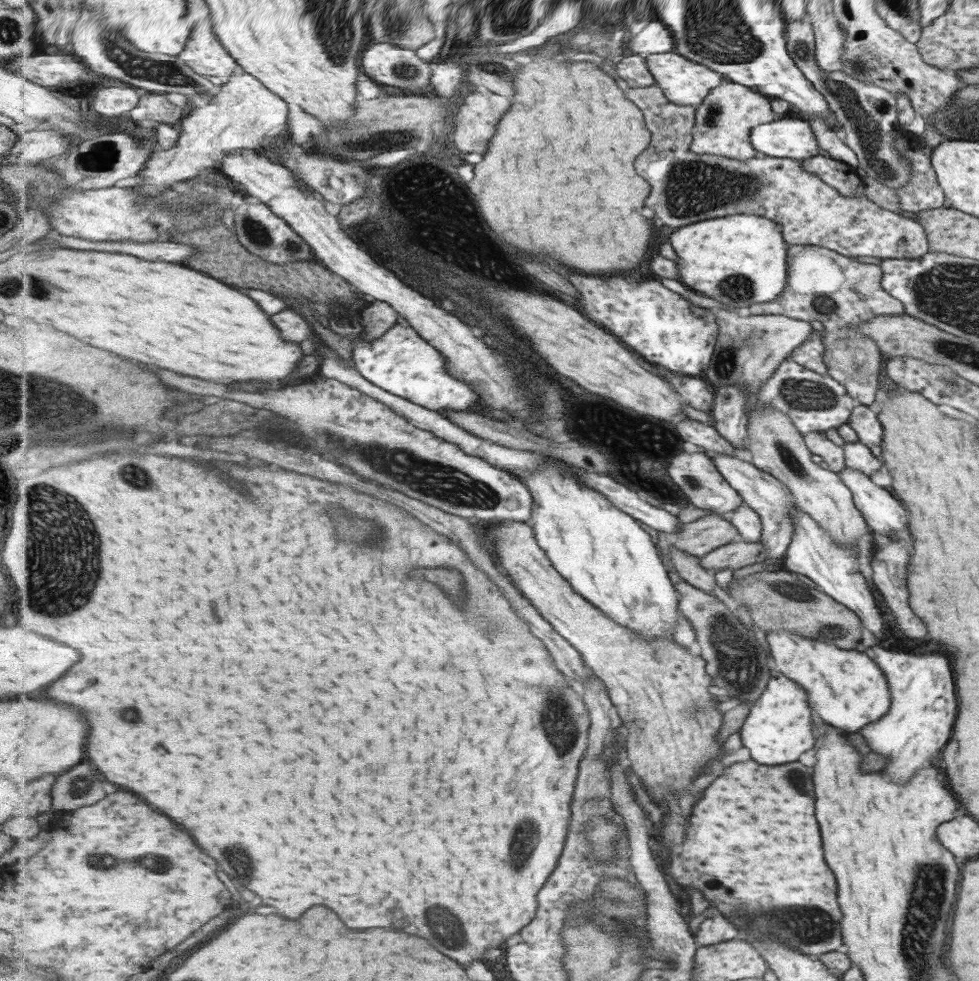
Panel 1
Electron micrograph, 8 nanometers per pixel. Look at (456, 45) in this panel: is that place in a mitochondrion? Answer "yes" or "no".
no

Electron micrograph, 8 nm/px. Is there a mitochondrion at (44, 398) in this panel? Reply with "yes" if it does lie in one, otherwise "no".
yes

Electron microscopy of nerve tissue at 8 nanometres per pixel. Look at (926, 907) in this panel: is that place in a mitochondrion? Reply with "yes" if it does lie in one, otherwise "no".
yes

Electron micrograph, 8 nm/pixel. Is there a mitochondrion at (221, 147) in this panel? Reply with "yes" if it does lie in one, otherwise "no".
no

